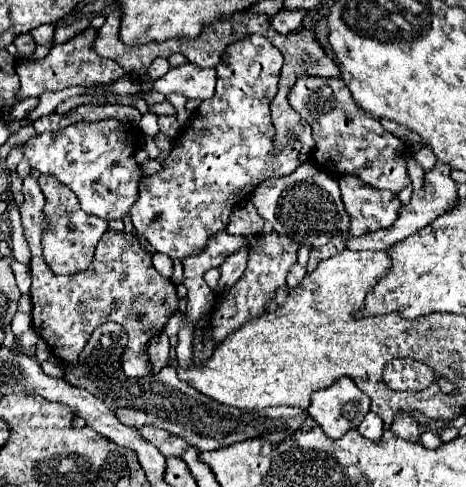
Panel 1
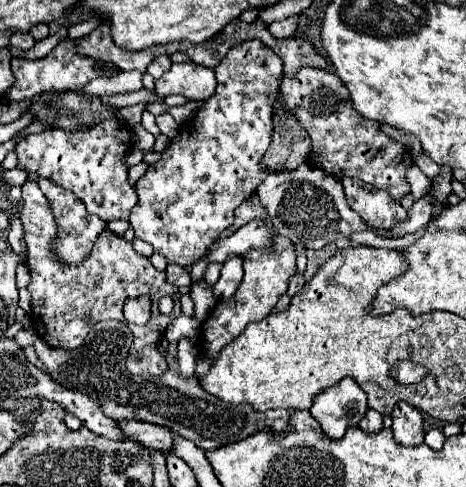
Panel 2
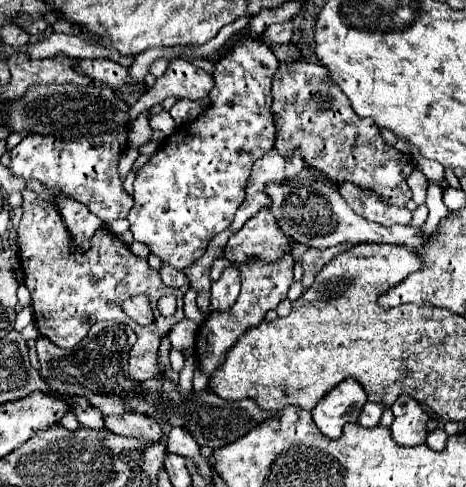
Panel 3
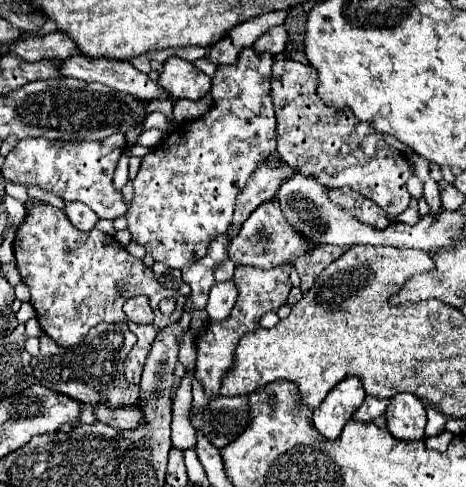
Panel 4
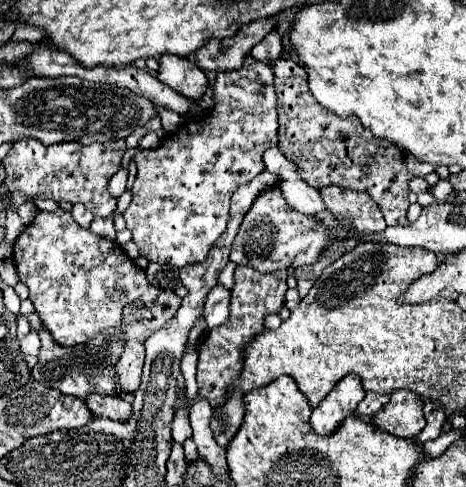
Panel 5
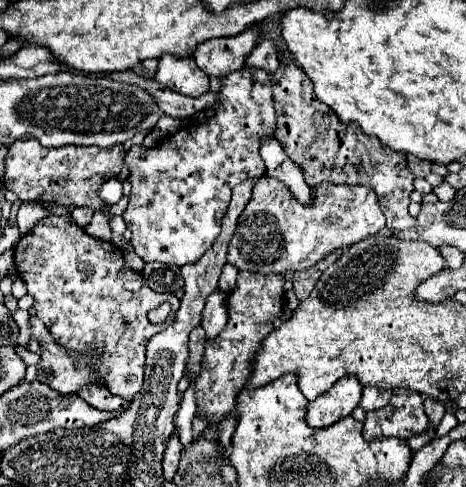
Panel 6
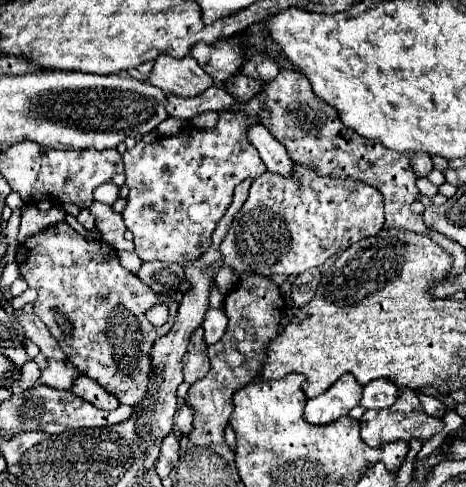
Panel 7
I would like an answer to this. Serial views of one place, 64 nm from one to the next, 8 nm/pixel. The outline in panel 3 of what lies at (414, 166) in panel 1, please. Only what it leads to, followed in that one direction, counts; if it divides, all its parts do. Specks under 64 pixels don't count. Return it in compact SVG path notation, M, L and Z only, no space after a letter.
M414 168L412 170L412 174L408 176L408 186L410 186L410 190L412 190L412 194L414 194L414 202L416 204L422 204L424 200L426 200L426 188L428 188L428 180L426 180L426 176L418 170L418 168Z

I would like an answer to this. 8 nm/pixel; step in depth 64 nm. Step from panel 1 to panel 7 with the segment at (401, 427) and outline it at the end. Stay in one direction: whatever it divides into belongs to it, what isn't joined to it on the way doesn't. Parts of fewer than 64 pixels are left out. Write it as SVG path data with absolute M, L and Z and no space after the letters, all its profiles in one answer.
M400 388L400 394L396 398L396 402L384 410L366 410L362 420L360 420L360 432L362 432L362 440L366 444L372 446L380 446L384 442L394 442L394 440L404 440L410 442L412 438L416 440L428 440L432 438L436 432L442 430L442 420L428 416L422 410L422 404L418 400L418 394L412 388Z

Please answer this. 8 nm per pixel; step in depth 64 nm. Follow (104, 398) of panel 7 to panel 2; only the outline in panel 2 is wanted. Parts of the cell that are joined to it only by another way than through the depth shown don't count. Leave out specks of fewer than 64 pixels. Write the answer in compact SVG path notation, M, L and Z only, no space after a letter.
M136 420L120 422L120 428L122 428L122 432L124 432L128 438L138 440L138 442L142 442L144 446L154 448L154 450L160 450L160 452L164 452L164 454L174 448L174 436L172 436L172 432L168 432L168 428L160 428L160 426L156 426L156 424L136 422Z

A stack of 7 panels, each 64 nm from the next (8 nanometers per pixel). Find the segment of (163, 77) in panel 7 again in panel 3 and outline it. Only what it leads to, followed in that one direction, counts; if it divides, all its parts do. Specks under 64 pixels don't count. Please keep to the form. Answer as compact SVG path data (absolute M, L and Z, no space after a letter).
M170 60L168 70L160 76L148 92L140 96L140 100L132 106L132 122L154 104L160 104L168 96L188 98L188 100L202 100L214 88L212 74L204 72L196 64L188 60Z

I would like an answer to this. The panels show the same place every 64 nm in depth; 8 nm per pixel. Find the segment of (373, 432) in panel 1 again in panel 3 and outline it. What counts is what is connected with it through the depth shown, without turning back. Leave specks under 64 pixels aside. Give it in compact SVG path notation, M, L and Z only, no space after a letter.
M368 402L368 404L364 406L364 412L362 412L358 424L364 426L364 428L374 428L374 426L380 424L382 412L384 412L384 406L382 406L382 404L372 404L372 402Z

